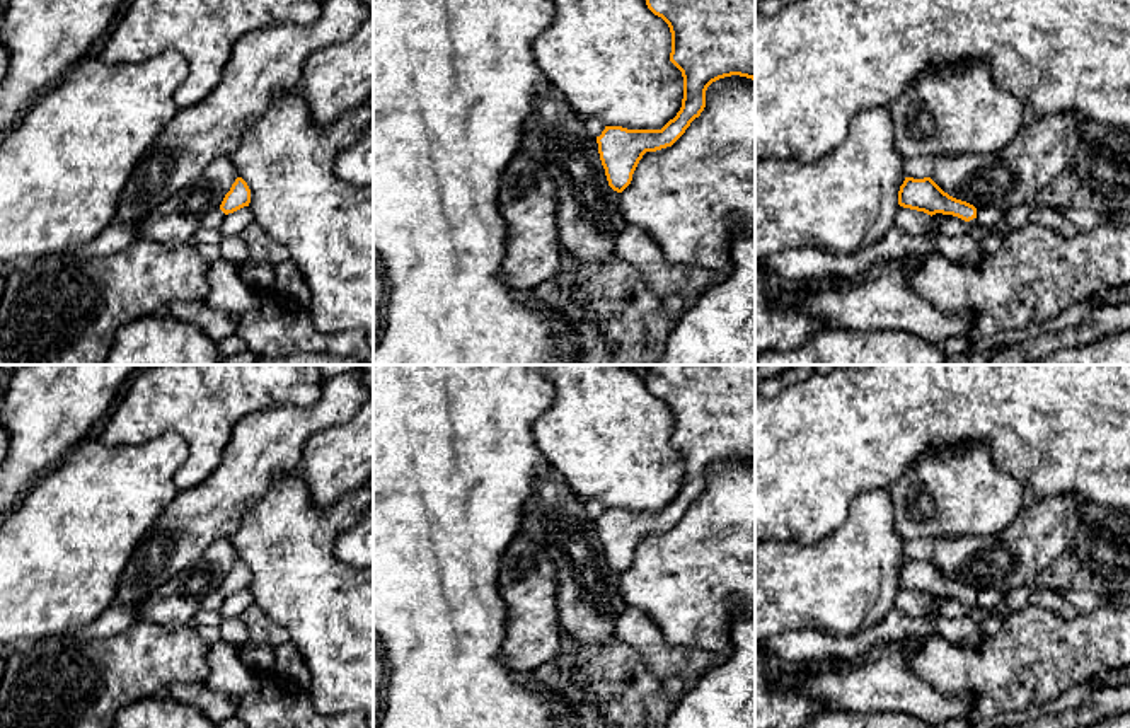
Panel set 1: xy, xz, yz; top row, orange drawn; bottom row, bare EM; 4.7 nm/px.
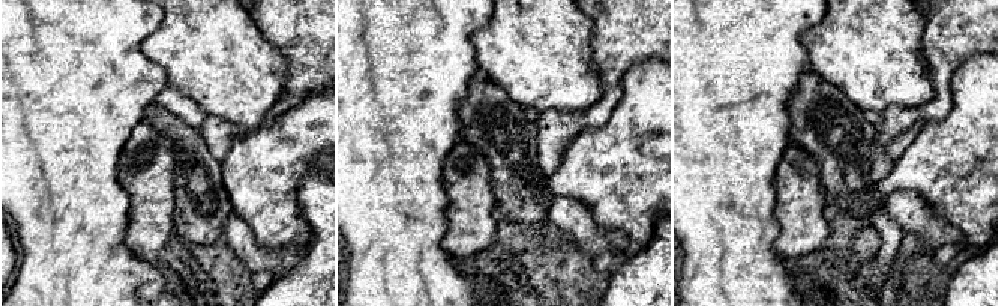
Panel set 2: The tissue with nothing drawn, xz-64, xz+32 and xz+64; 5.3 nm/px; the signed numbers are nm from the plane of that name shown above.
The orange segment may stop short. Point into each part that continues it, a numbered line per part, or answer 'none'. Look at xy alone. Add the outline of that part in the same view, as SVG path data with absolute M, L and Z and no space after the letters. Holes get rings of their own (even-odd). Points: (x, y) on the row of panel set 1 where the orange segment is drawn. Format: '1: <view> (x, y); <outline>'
none

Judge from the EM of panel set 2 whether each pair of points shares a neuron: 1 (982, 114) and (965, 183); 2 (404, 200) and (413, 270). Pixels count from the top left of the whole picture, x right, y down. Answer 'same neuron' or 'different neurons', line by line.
1: same neuron
2: same neuron

